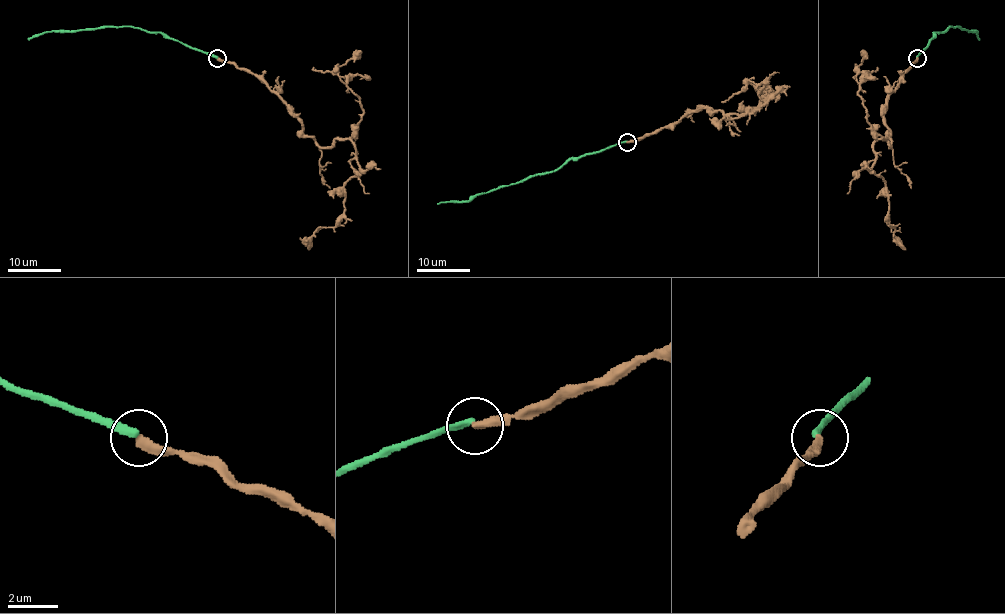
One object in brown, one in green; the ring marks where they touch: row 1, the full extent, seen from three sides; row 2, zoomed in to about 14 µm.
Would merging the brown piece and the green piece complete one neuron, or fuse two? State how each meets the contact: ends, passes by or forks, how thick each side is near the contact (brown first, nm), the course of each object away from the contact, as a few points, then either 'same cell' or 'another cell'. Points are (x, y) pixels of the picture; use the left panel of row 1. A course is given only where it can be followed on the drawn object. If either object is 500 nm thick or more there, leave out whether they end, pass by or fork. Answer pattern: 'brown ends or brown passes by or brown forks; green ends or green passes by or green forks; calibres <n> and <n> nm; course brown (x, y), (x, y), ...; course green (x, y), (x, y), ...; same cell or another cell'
brown ends; green ends; calibres 360 and 260 nm; course brown (218, 58), (255, 74), (321, 147), (355, 146), (344, 216), (308, 250); course green (216, 58), (166, 38), (160, 33), (131, 26), (51, 31), (35, 34), (27, 39); another cell

